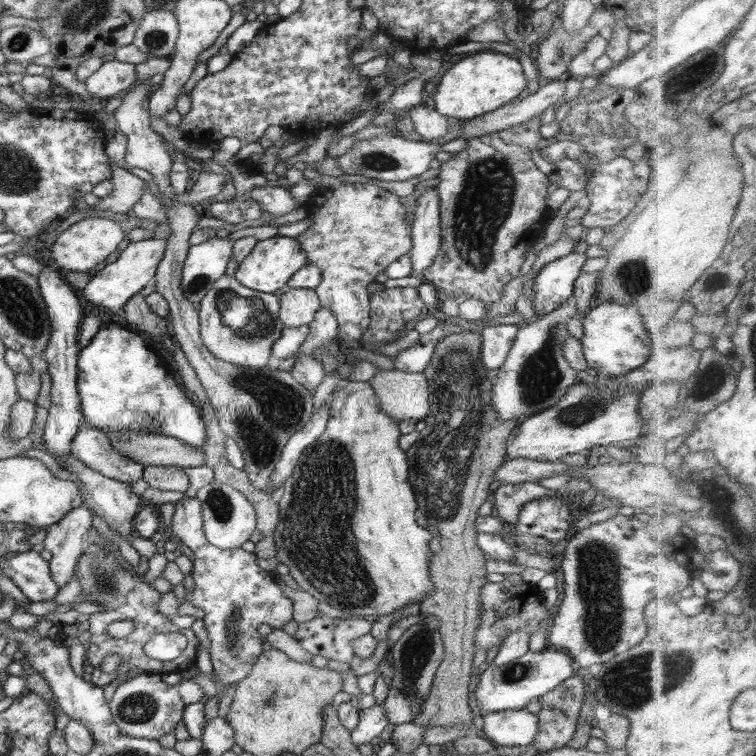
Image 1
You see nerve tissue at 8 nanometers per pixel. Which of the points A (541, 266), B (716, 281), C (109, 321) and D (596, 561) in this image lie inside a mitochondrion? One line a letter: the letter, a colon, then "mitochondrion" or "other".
A: other
B: other
C: other
D: mitochondrion

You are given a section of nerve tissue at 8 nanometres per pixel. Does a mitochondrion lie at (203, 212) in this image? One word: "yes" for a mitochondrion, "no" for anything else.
no

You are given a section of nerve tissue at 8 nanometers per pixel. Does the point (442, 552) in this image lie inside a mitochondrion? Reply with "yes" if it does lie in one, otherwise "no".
no

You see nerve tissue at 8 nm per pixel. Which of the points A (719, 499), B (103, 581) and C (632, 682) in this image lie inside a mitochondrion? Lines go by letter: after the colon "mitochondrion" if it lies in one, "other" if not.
A: mitochondrion
B: mitochondrion
C: mitochondrion

